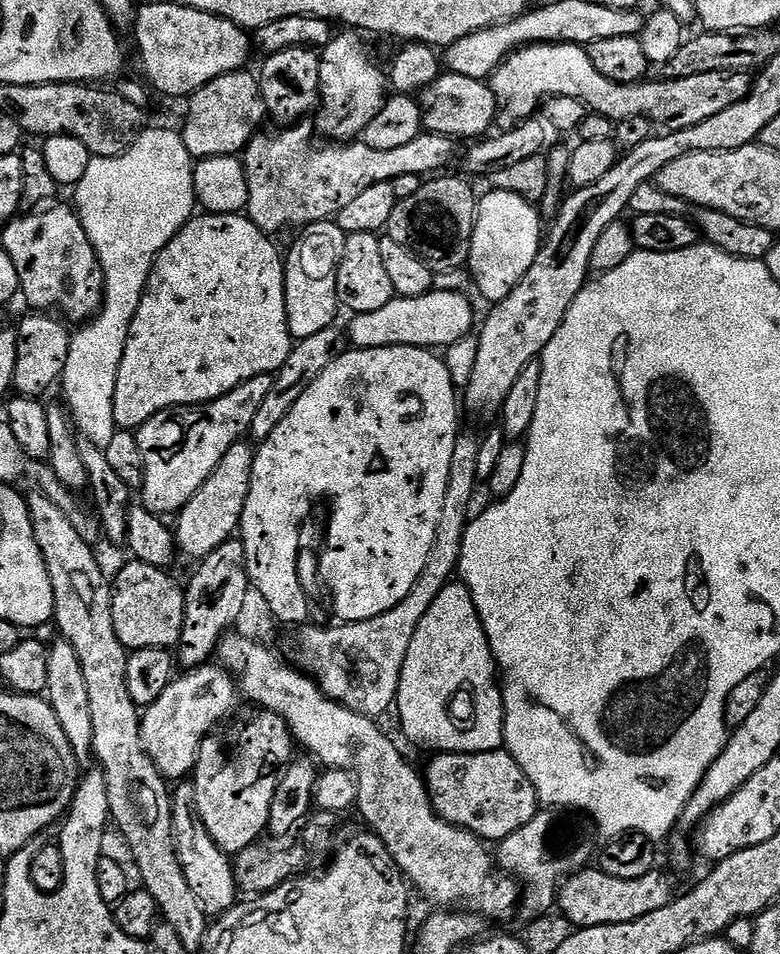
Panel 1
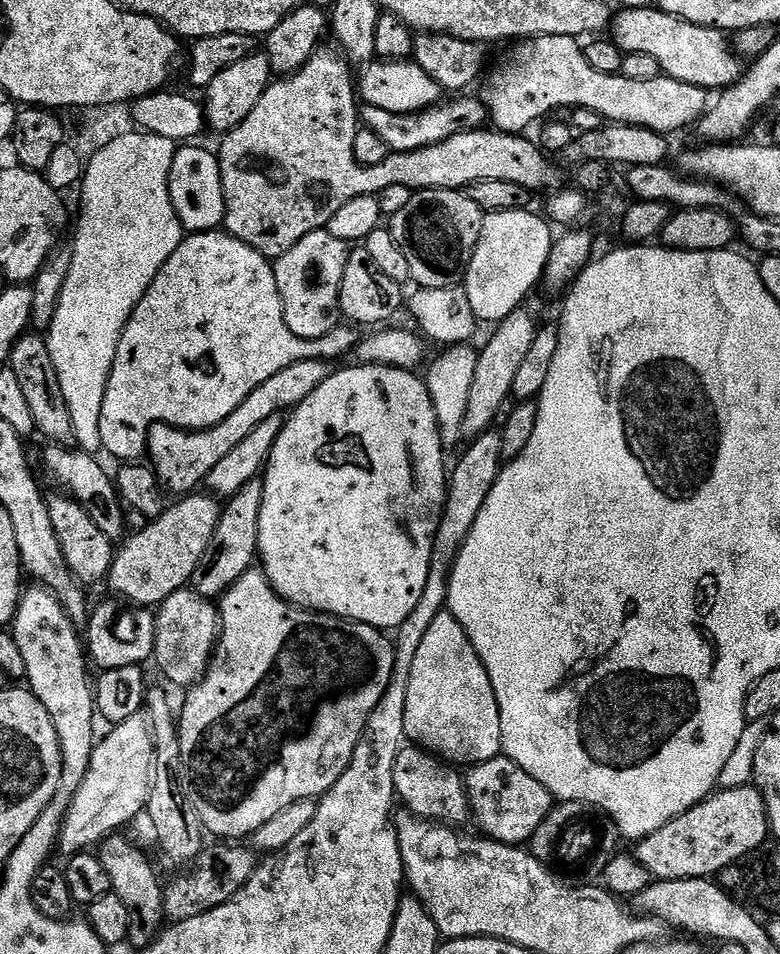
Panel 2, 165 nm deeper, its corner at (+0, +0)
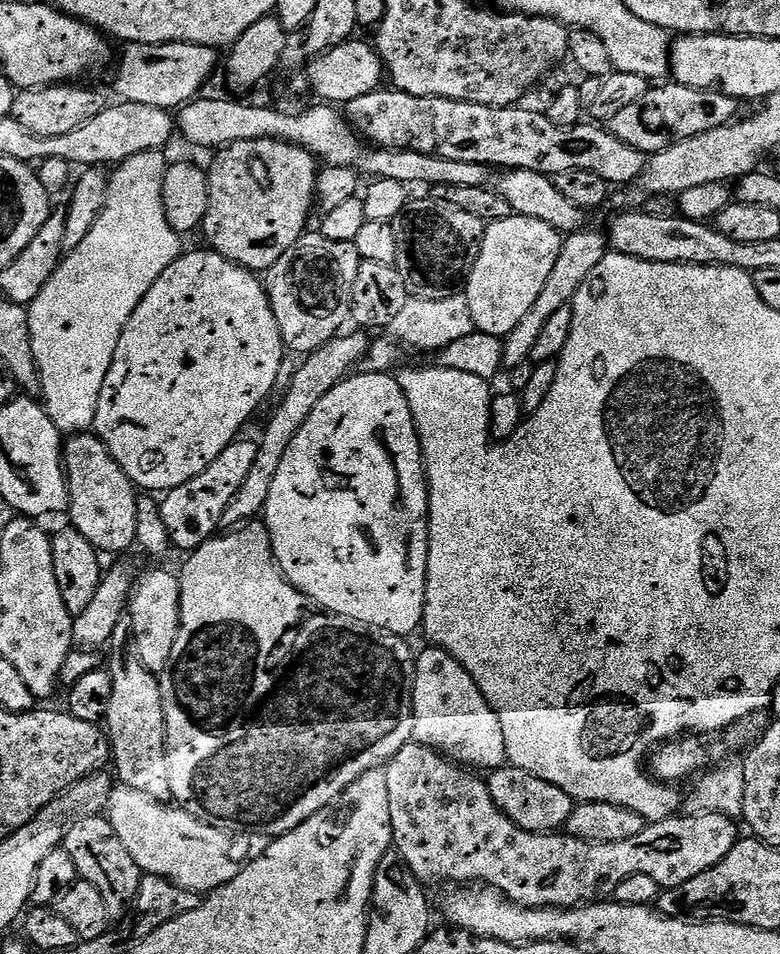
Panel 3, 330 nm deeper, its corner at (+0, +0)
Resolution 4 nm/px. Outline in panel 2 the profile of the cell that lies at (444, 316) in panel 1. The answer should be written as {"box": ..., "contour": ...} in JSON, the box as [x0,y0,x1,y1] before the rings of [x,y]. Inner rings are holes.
{"box":[100,230,358,462],"contour":[[[226,230],[185,235],[178,250],[170,254],[154,282],[150,282],[150,290],[146,290],[142,302],[132,311],[118,342],[100,415],[102,449],[117,456],[120,462],[136,462],[145,455],[148,429],[154,424],[189,430],[218,426],[218,422],[230,418],[266,378],[274,378],[278,370],[286,370],[286,366],[303,360],[336,362],[339,356],[347,352],[349,355],[358,343],[355,331],[355,327],[340,326],[334,338],[298,338],[294,330],[286,326],[273,261]]]}

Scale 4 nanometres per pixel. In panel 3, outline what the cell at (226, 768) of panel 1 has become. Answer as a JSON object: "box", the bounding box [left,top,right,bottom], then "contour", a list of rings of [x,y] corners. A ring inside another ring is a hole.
{"box":[159,522,416,837],"contour":[[[248,522],[243,526],[229,531],[228,536],[217,534],[211,540],[206,541],[195,552],[187,557],[184,564],[184,572],[179,573],[180,578],[180,633],[174,642],[174,654],[172,663],[168,665],[167,670],[159,677],[160,689],[162,690],[162,706],[164,707],[164,721],[166,722],[166,738],[168,739],[168,765],[170,766],[170,790],[172,791],[172,800],[179,807],[188,812],[194,818],[206,822],[215,828],[225,830],[263,830],[269,837],[285,836],[290,830],[302,826],[306,818],[314,818],[323,808],[328,808],[335,804],[340,796],[349,786],[362,774],[375,772],[383,769],[388,761],[393,760],[412,740],[412,711],[414,710],[414,686],[416,685],[416,656],[412,648],[408,645],[409,641],[402,636],[395,636],[389,632],[383,632],[380,628],[371,628],[368,624],[358,622],[354,618],[339,616],[333,612],[322,610],[319,604],[316,604],[306,594],[302,594],[295,588],[290,581],[284,577],[284,571],[276,562],[276,555],[272,553],[272,539],[268,533],[267,527],[260,522]]]}

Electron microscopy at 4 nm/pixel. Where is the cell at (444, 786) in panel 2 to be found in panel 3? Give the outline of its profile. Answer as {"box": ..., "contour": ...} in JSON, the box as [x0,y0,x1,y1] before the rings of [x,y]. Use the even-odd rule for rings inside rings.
{"box":[386,742,738,908],"contour":[[[415,742],[402,746],[402,750],[398,750],[398,754],[394,759],[388,761],[386,765],[386,790],[390,794],[392,842],[395,851],[399,852],[400,857],[408,864],[408,869],[421,882],[429,882],[428,880],[453,880],[456,886],[487,886],[489,888],[496,888],[507,900],[511,900],[513,904],[520,904],[523,908],[579,908],[585,902],[604,902],[609,898],[615,897],[616,888],[619,884],[626,878],[634,878],[634,874],[646,874],[646,878],[654,878],[654,882],[658,882],[661,889],[664,890],[681,888],[683,884],[690,882],[698,874],[718,866],[718,862],[722,862],[722,858],[726,858],[730,854],[730,850],[738,839],[738,833],[736,833],[737,821],[720,813],[705,814],[701,817],[688,817],[683,814],[677,814],[670,820],[657,820],[649,823],[642,830],[642,834],[638,834],[634,838],[619,840],[613,844],[588,843],[585,840],[577,840],[567,834],[527,832],[519,828],[514,822],[510,822],[510,818],[506,818],[506,814],[502,814],[502,810],[498,810],[494,798],[490,798],[490,790],[487,783],[481,777],[479,780],[476,776],[479,775],[473,774],[467,767],[449,760],[448,757],[441,756],[436,749],[427,748],[425,744]]]}

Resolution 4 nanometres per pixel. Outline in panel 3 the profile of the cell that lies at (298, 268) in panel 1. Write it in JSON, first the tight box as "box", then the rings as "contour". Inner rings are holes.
{"box":[266,234,361,354],"contour":[[[305,234],[300,241],[266,273],[266,291],[268,301],[274,310],[274,318],[278,318],[278,330],[284,339],[284,347],[289,353],[307,354],[326,346],[338,335],[341,335],[344,323],[349,323],[352,315],[352,299],[354,298],[354,278],[358,278],[358,266],[361,258],[355,243],[334,242],[322,234]]]}

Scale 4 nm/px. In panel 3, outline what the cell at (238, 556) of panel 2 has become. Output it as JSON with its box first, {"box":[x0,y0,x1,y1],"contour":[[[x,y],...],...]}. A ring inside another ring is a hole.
{"box":[222,330,369,530],"contour":[[[364,330],[355,331],[345,331],[330,342],[326,342],[326,346],[307,353],[301,359],[304,361],[299,361],[288,390],[279,397],[280,405],[273,410],[272,417],[269,418],[268,425],[264,428],[264,433],[258,436],[256,446],[258,458],[254,458],[254,466],[250,469],[249,477],[246,478],[246,482],[242,482],[242,490],[238,490],[238,494],[234,494],[230,506],[226,506],[226,514],[222,521],[225,529],[235,530],[245,522],[255,521],[263,513],[266,502],[270,498],[270,485],[278,474],[278,465],[286,455],[290,442],[294,442],[294,437],[298,435],[298,430],[302,430],[306,418],[310,418],[314,406],[318,406],[318,402],[322,402],[322,398],[326,398],[326,394],[330,394],[330,390],[334,390],[334,386],[347,380],[353,369],[359,365],[360,359],[368,352],[369,333]]]}

